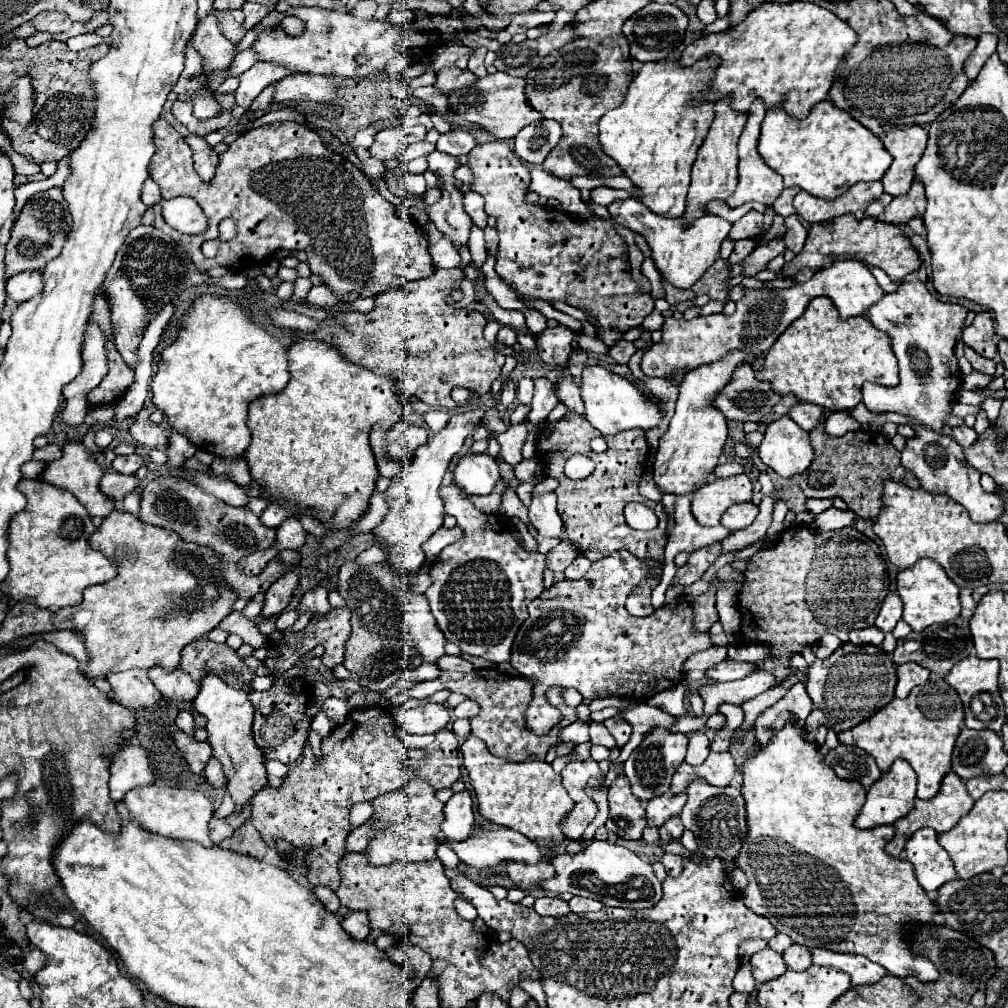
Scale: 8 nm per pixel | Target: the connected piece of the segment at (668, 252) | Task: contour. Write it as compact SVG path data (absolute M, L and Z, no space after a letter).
M634 198L612 202L608 206L608 212L620 226L640 234L646 240L658 272L662 274L662 278L666 282L670 282L678 290L692 288L702 278L702 274L716 262L720 244L728 236L730 226L732 226L724 218L706 214L704 218L694 220L692 226L684 228L684 218L666 220L664 216L654 216L654 212L650 212L646 206L638 204L638 200L634 200Z

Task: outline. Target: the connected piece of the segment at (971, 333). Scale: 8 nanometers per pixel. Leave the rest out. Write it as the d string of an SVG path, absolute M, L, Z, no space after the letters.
M988 312L976 314L974 322L962 330L962 340L966 346L974 348L984 358L996 358L996 336L994 336L994 320Z

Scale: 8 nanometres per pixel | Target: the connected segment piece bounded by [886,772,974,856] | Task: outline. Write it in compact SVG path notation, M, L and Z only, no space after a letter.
M950 772L950 774L942 780L942 788L940 788L940 792L938 792L934 798L930 798L930 800L918 800L918 798L916 798L916 804L914 804L912 812L894 824L896 836L892 838L892 842L888 842L886 852L892 854L892 856L900 856L900 852L904 850L908 838L910 838L916 830L920 830L920 828L934 828L938 834L954 828L954 826L958 824L958 820L964 818L964 816L972 810L972 806L974 806L974 800L970 798L970 794L968 794L968 790L966 790L964 780L958 778L958 774Z

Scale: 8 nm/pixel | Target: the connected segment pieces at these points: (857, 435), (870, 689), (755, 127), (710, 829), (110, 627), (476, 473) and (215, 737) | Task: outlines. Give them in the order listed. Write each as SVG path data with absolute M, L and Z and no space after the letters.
M818 426L810 432L816 460L798 478L798 484L808 498L842 498L854 514L862 516L864 520L874 520L882 506L882 482L886 478L904 482L912 488L920 486L920 480L902 466L900 452L882 432L858 430L848 432L842 438L828 438L824 442L822 436L824 426Z
M844 644L830 658L816 660L808 668L806 692L812 698L814 710L806 718L804 730L810 736L818 726L826 726L836 734L854 728L874 712L884 708L894 698L896 688L896 664L892 656L882 652L878 646L854 646Z
M754 104L754 112L748 116L748 122L744 126L744 132L740 136L740 142L738 142L738 156L740 156L740 162L738 162L738 186L736 186L736 192L726 200L726 204L730 208L736 208L736 206L742 206L746 202L762 202L762 204L768 204L772 206L772 202L780 196L780 192L784 190L784 184L782 184L782 176L778 176L778 172L774 172L770 166L764 164L762 156L758 154L756 150L756 144L758 144L758 136L760 136L760 124L764 120L764 114L766 110L762 110L762 104Z
M694 780L686 788L688 802L682 808L684 826L696 836L698 852L708 858L738 858L740 848L746 840L746 802L738 788L714 788L706 780Z
M114 510L104 518L100 530L90 536L90 546L102 552L114 564L118 570L116 578L100 586L86 588L82 604L54 612L56 630L74 630L84 640L88 664L82 674L86 678L106 678L110 672L122 672L130 668L150 670L154 666L162 666L166 672L176 670L182 648L216 628L226 614L230 614L230 608L238 598L226 586L222 574L214 566L218 556L210 548L184 542L176 532L144 524L134 514L124 510Z
M466 454L460 458L456 470L452 472L454 484L472 496L490 494L498 478L498 464L488 454Z
M210 674L202 680L200 692L194 698L194 708L208 718L208 724L206 724L208 744L212 748L212 756L222 762L222 768L226 774L226 790L230 792L236 804L234 814L240 814L244 806L250 804L254 792L268 786L264 756L252 738L254 708L248 700L248 694L242 690L230 688L228 684L224 684L224 680Z

